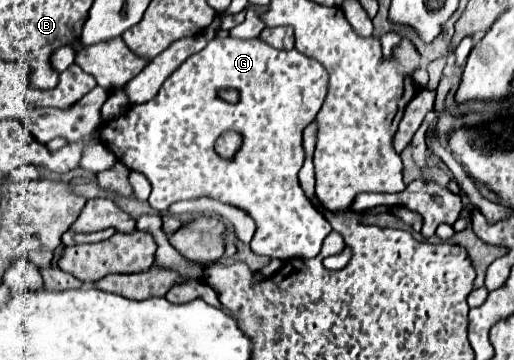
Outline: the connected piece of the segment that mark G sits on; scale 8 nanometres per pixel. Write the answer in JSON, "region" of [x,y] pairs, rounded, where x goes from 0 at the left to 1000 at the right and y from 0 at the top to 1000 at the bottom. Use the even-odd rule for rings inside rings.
{"region":[[[438,103],[438,108],[411,108],[403,119],[399,136],[391,136],[387,147],[372,153],[313,242],[313,253],[286,286],[274,286],[274,292],[251,292],[247,308],[228,325],[228,331],[216,331],[208,342],[200,342],[196,353],[196,397],[220,419],[220,431],[247,464],[247,469],[259,469],[259,475],[270,475],[278,481],[290,508],[298,514],[298,531],[294,531],[294,547],[290,547],[290,564],[298,581],[305,586],[325,586],[325,575],[340,558],[356,558],[356,553],[387,553],[387,547],[411,547],[411,553],[422,553],[430,564],[442,564],[442,569],[453,569],[453,575],[465,575],[473,581],[481,597],[492,603],[496,625],[500,625],[500,642],[496,642],[496,692],[492,703],[500,708],[519,708],[519,714],[535,714],[535,719],[562,719],[562,714],[589,714],[589,719],[601,719],[601,714],[617,714],[621,697],[625,697],[625,681],[628,681],[628,664],[648,642],[640,614],[605,569],[605,558],[593,547],[582,503],[578,503],[578,481],[589,458],[589,403],[586,403],[586,369],[589,358],[613,331],[617,308],[625,303],[628,292],[628,275],[636,264],[636,197],[628,192],[628,181],[621,181],[613,164],[582,147],[578,136],[566,136],[566,142],[539,142],[523,125],[516,125],[512,114],[504,108],[481,108],[481,114],[465,114],[465,108],[449,108],[449,103]],[[442,247],[457,247],[465,258],[465,281],[461,286],[446,286],[438,275],[430,275],[430,253],[442,253]],[[446,364],[457,364],[469,375],[469,408],[461,414],[461,431],[453,431],[449,442],[438,442],[430,431],[418,425],[418,397],[422,386],[434,375],[434,369],[446,369]]]}

